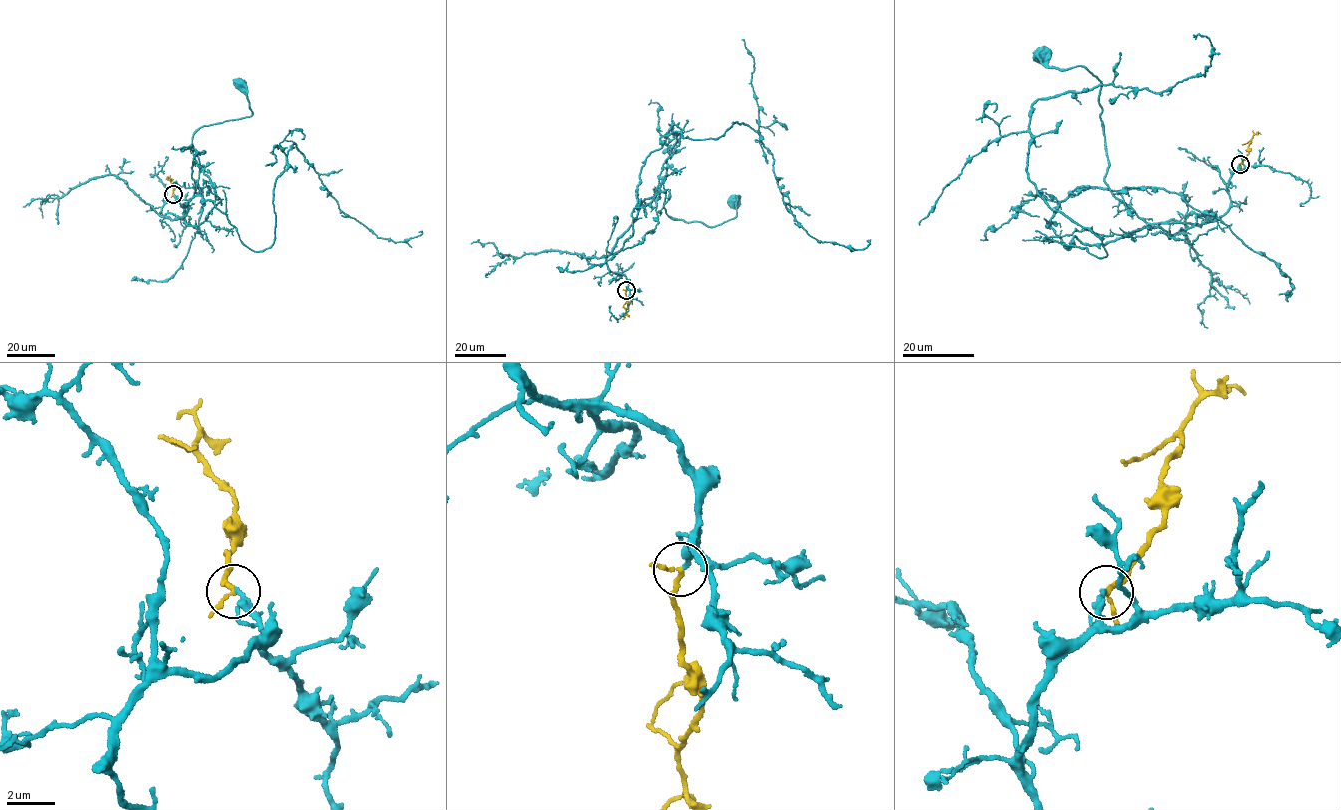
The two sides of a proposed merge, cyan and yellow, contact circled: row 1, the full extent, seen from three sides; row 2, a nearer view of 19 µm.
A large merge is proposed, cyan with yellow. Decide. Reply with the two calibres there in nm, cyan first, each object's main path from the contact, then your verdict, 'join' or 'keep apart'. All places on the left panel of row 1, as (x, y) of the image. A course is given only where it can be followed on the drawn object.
calibres 220 and 180 nm; course cyan (173, 194), (162, 217), (188, 211), (198, 182), (192, 142), (199, 128), (250, 116), (239, 84); course yellow (173, 194), (173, 184), (169, 176), (166, 178); join

